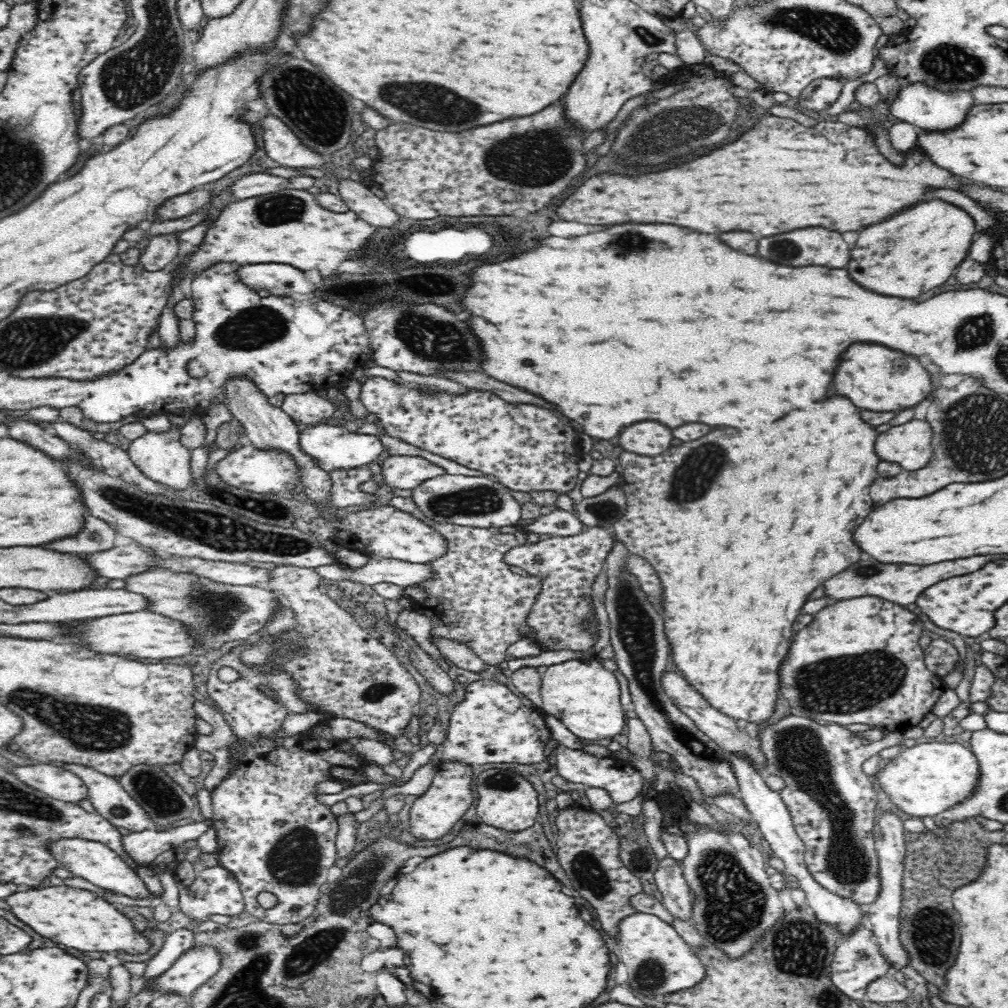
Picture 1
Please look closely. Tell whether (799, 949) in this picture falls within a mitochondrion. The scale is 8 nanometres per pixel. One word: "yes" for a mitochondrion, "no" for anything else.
yes

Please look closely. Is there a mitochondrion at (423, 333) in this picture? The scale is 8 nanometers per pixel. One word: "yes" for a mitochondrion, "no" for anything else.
yes

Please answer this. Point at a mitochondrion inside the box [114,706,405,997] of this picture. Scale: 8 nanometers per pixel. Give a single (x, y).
(295, 858)

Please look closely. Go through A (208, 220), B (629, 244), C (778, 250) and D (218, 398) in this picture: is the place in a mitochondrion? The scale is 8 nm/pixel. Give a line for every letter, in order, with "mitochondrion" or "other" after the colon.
A: other
B: mitochondrion
C: mitochondrion
D: other

